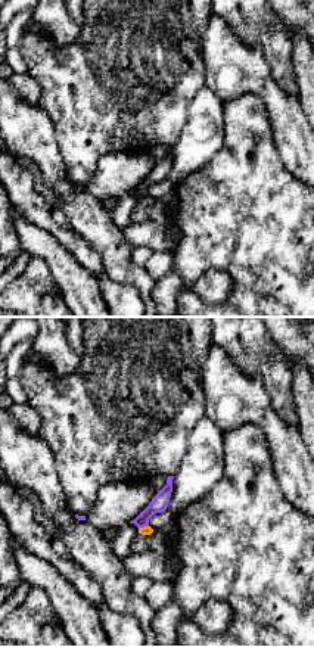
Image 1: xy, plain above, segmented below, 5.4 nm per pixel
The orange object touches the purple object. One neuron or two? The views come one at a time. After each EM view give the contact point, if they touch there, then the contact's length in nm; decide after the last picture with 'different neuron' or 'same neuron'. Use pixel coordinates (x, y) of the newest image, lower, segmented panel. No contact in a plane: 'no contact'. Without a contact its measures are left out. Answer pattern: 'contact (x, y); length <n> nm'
contact (145, 526); length 60 nm

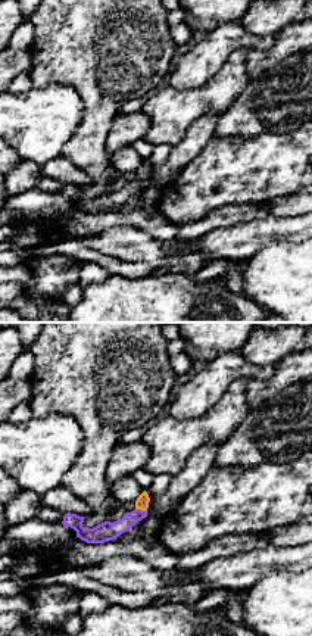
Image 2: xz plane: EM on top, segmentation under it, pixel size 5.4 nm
contact (142, 510); length 70 nm

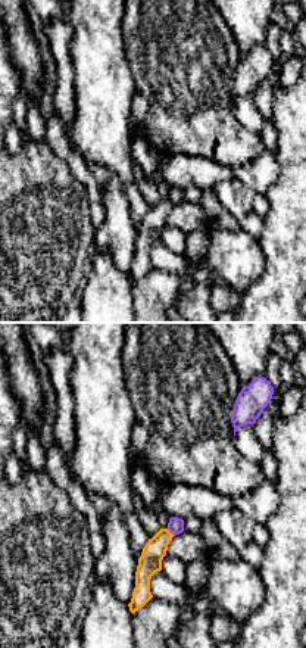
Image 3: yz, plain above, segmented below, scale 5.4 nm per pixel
contact (169, 532); length 60 nm

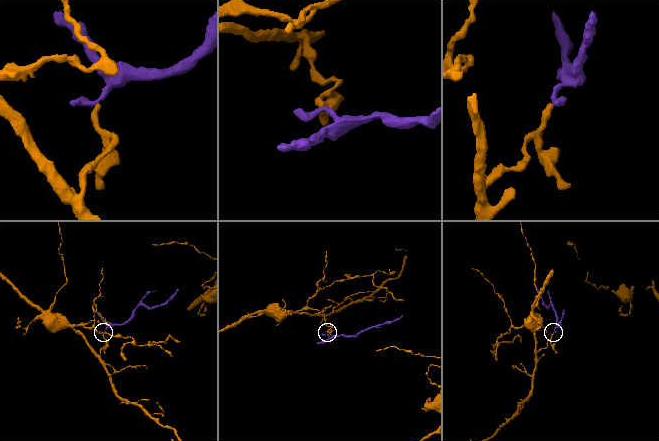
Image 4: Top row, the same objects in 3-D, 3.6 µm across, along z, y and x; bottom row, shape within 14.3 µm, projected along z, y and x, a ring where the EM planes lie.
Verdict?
different neuron

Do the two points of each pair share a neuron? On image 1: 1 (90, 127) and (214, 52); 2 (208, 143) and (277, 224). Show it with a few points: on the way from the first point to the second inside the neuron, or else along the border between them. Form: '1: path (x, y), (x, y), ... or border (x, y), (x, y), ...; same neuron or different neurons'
1: border (207, 25), (202, 34), (204, 86); different neurons
2: border (224, 118), (223, 145), (189, 174); different neurons

